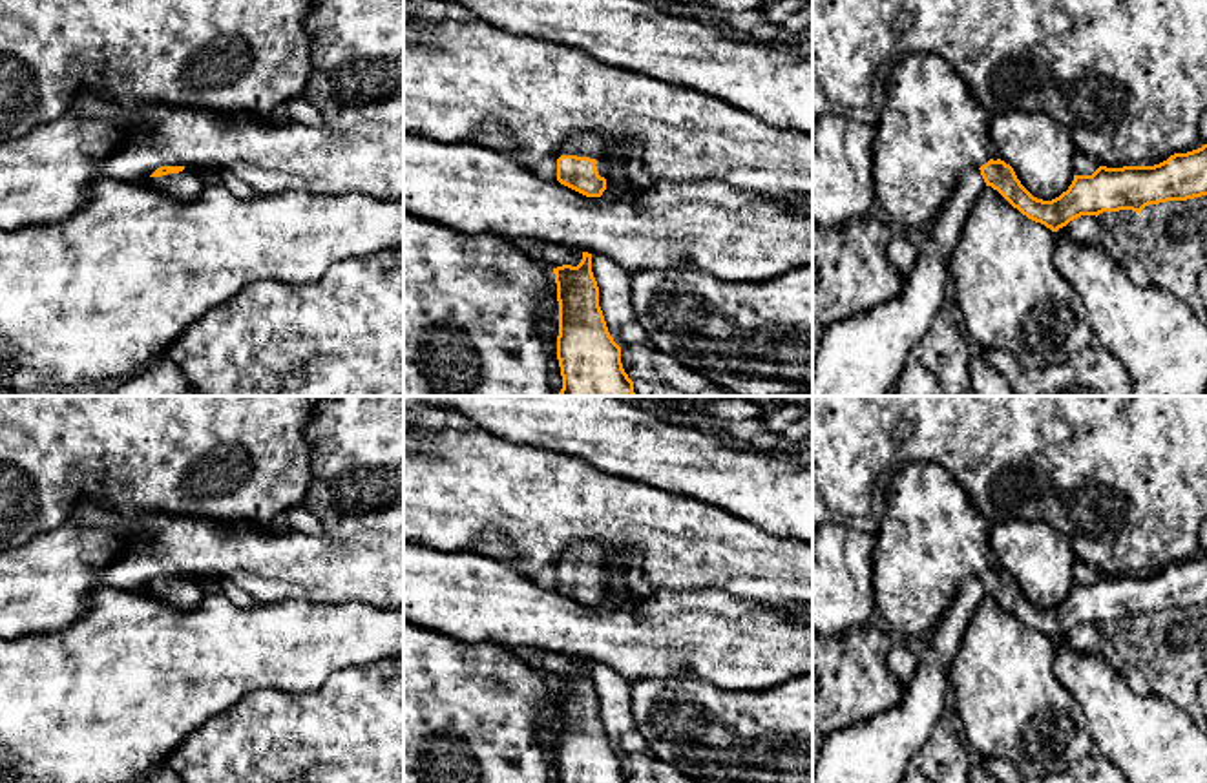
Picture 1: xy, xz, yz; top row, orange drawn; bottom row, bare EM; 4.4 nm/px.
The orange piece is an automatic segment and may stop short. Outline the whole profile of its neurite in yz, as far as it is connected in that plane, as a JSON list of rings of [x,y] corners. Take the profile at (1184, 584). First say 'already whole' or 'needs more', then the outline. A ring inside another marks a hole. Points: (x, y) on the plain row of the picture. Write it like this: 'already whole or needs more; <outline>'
needs more; [[[1207,553],[1187,562],[1174,562],[1154,575],[1099,575],[1092,584],[1074,584],[1066,600],[1052,610],[1034,606],[1017,588],[1013,577],[1004,569],[990,568],[981,577],[960,582],[951,606],[931,626],[918,655],[915,673],[900,701],[869,721],[834,730],[822,745],[820,757],[813,768],[813,783],[900,783],[915,754],[928,741],[935,725],[942,719],[944,703],[951,690],[950,668],[962,642],[964,632],[986,595],[997,599],[1013,617],[1028,628],[1044,633],[1052,641],[1066,635],[1081,624],[1132,619],[1141,622],[1149,613],[1167,610],[1187,610],[1207,604]]]

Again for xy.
needs more; [[[161,575],[150,584],[148,593],[177,610],[194,610],[203,600],[206,590],[184,575]]]

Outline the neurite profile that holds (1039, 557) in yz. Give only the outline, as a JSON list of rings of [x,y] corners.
[[[1010,520],[990,526],[988,542],[999,568],[1010,573],[1021,593],[1037,608],[1059,606],[1074,590],[1076,553],[1061,531],[1044,520]]]

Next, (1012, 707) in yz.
[[[986,595],[975,610],[950,668],[964,736],[981,759],[1006,759],[1026,778],[1061,772],[1096,750],[1086,717],[1054,675],[1055,641],[1013,617]]]

